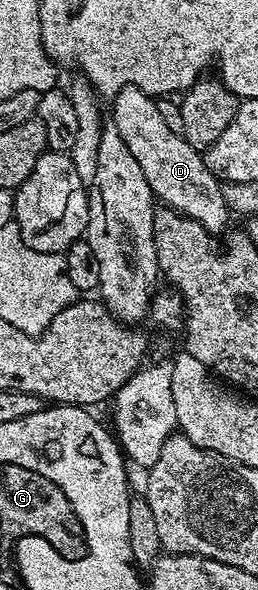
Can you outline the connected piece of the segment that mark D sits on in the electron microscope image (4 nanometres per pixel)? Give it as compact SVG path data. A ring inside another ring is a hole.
M134 86L123 88L112 95L113 118L111 125L117 129L121 142L127 144L140 174L147 176L154 199L161 198L166 207L176 210L185 218L195 220L204 230L217 236L226 229L231 211L223 200L222 182L212 174L205 163L202 151L191 148L182 134L171 132L163 115L159 113L157 98Z

